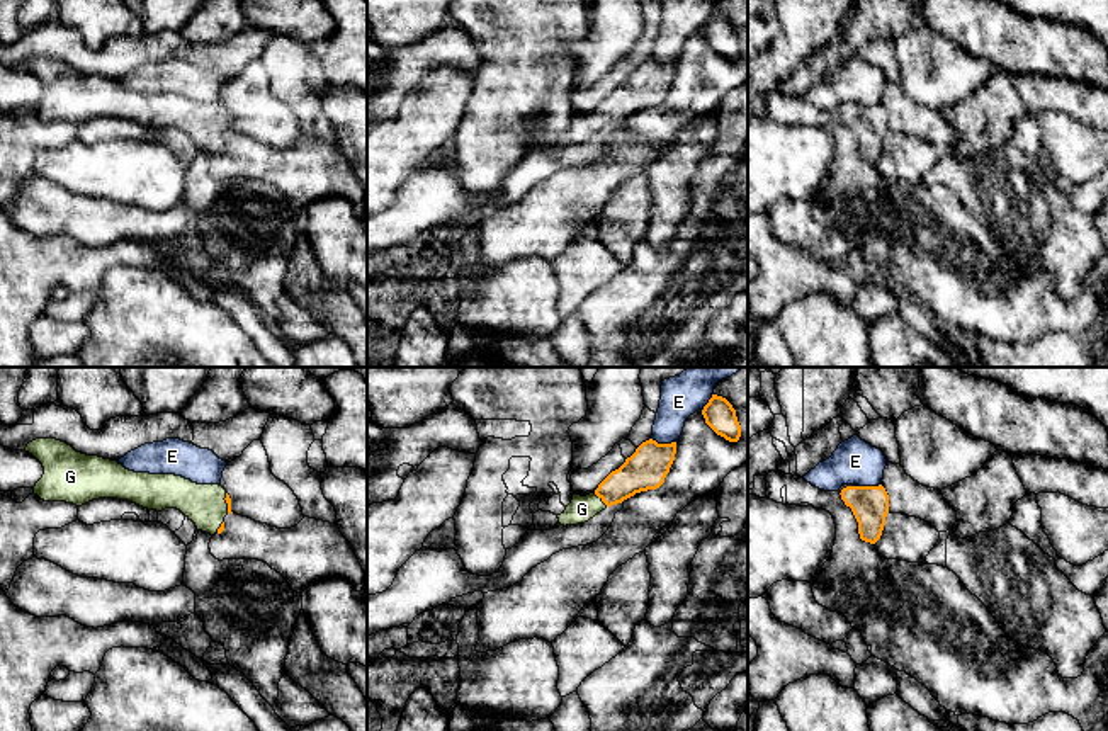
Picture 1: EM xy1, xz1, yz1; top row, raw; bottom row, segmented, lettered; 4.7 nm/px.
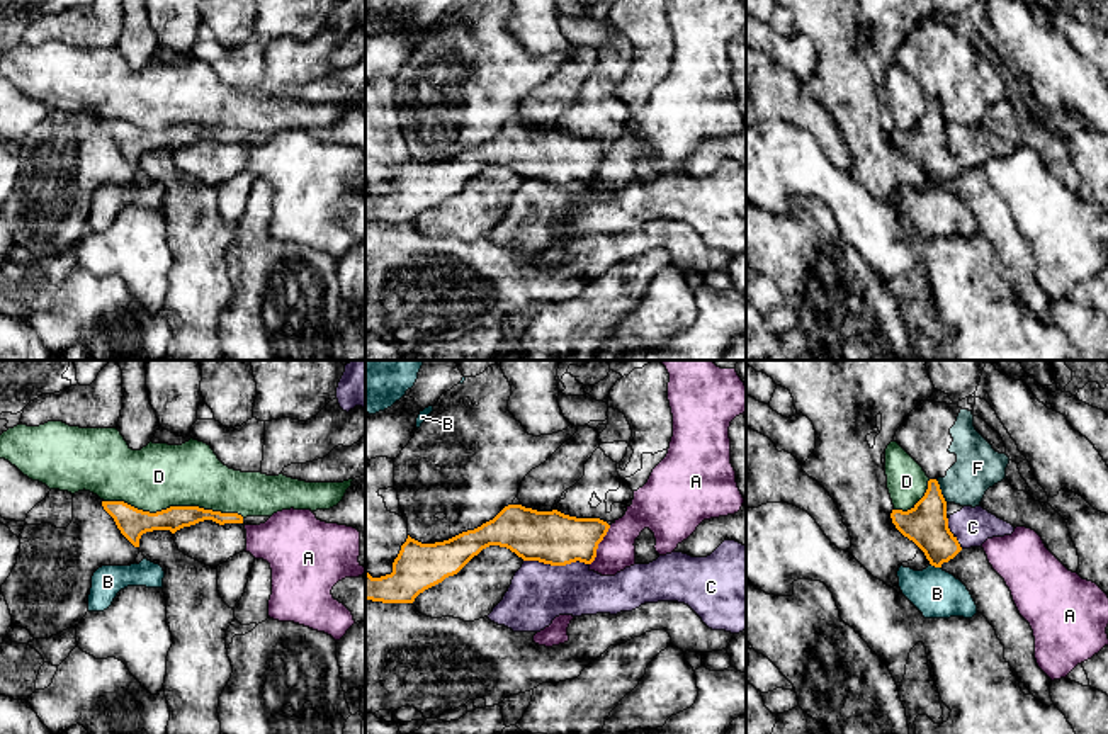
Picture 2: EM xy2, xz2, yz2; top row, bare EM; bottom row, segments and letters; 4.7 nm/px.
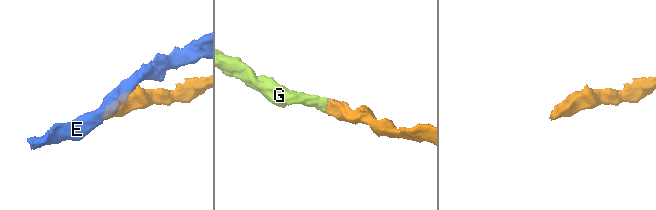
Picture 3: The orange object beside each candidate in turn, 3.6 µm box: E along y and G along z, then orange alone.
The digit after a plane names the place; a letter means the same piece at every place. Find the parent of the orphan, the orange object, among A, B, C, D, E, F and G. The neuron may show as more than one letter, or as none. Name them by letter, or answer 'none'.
G

